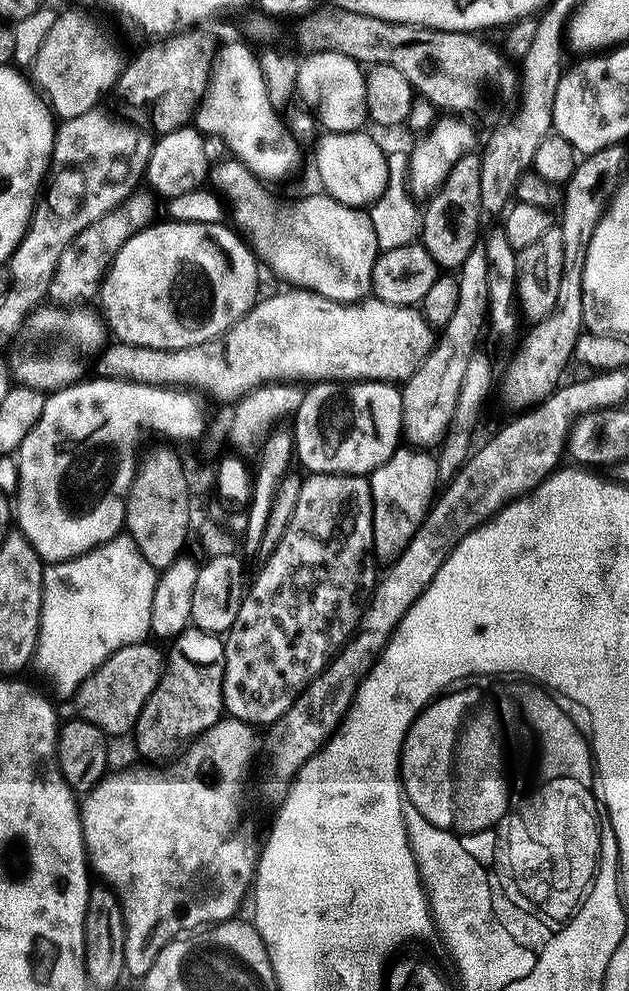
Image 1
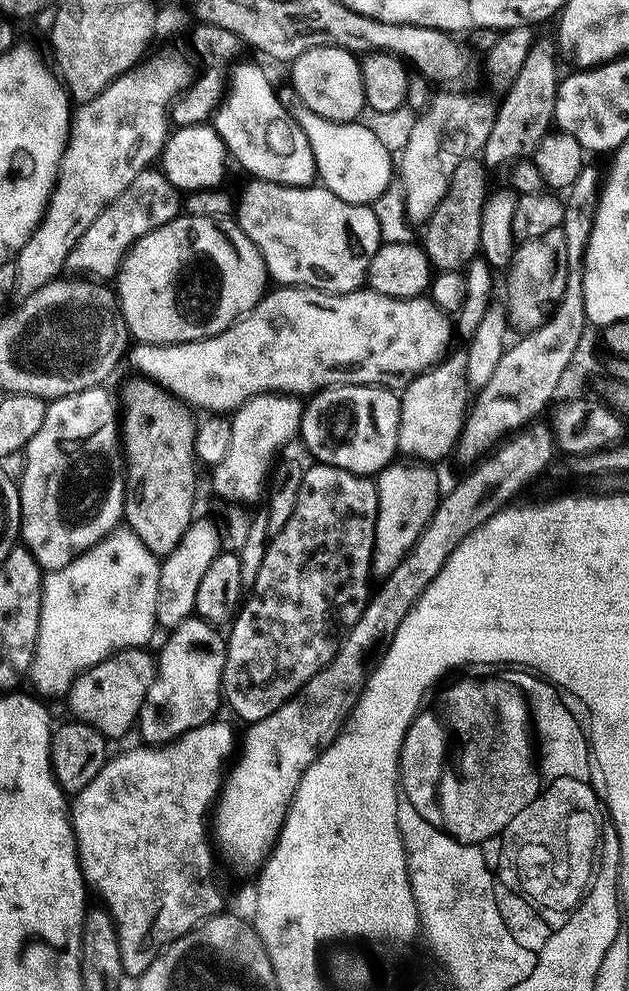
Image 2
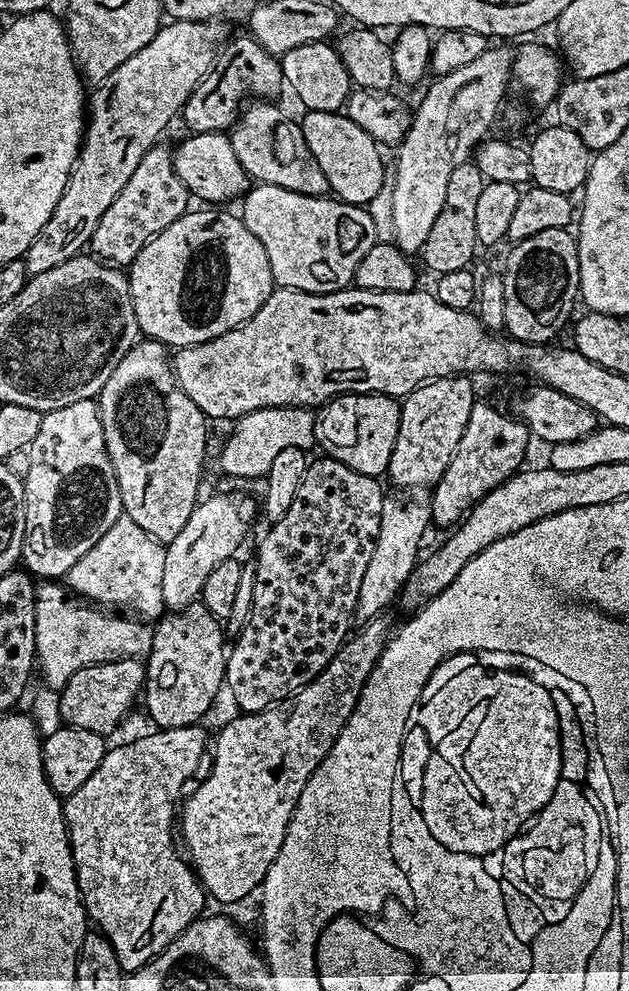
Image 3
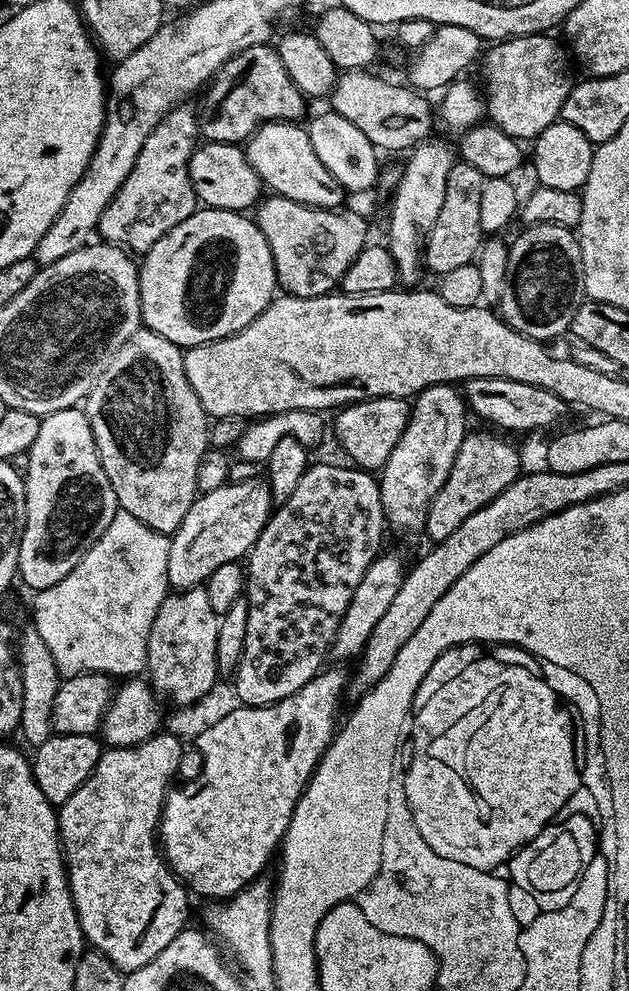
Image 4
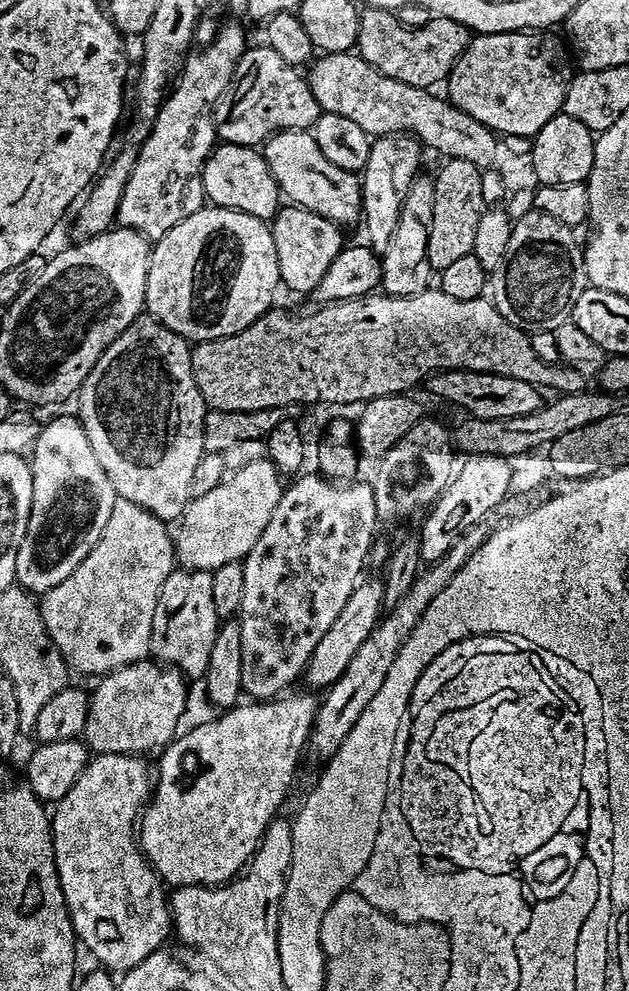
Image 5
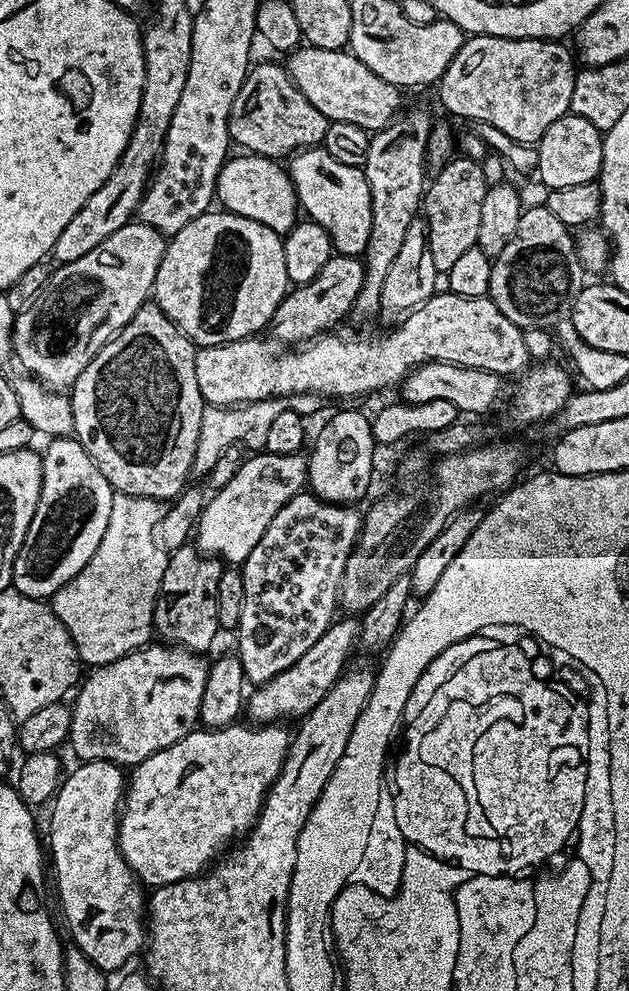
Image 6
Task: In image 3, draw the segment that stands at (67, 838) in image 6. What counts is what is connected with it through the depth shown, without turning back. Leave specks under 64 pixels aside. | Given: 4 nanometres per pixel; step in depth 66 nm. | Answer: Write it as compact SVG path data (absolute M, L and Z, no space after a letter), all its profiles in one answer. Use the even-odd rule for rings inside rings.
M200 726L162 728L152 730L149 736L140 736L129 744L109 747L98 770L94 770L83 786L63 801L64 821L68 827L68 841L84 910L100 935L108 939L120 967L128 974L137 972L143 964L149 964L205 911L204 887L200 885L191 863L182 855L174 835L178 805L189 787L188 779L195 774L200 759L206 756L204 735L205 729Z

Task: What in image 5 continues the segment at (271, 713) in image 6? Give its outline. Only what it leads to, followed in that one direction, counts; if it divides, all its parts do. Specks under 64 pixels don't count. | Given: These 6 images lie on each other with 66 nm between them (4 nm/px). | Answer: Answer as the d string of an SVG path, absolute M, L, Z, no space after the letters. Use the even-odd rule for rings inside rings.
M361 579L350 594L350 598L346 598L346 606L342 606L342 614L334 618L330 630L326 630L326 634L322 634L322 639L318 641L318 646L314 646L314 654L310 654L310 662L302 673L303 683L308 683L312 688L327 690L331 684L338 682L338 678L342 678L342 670L346 670L350 658L354 658L358 646L362 646L362 642L370 638L370 630L374 630L384 611L383 579Z

